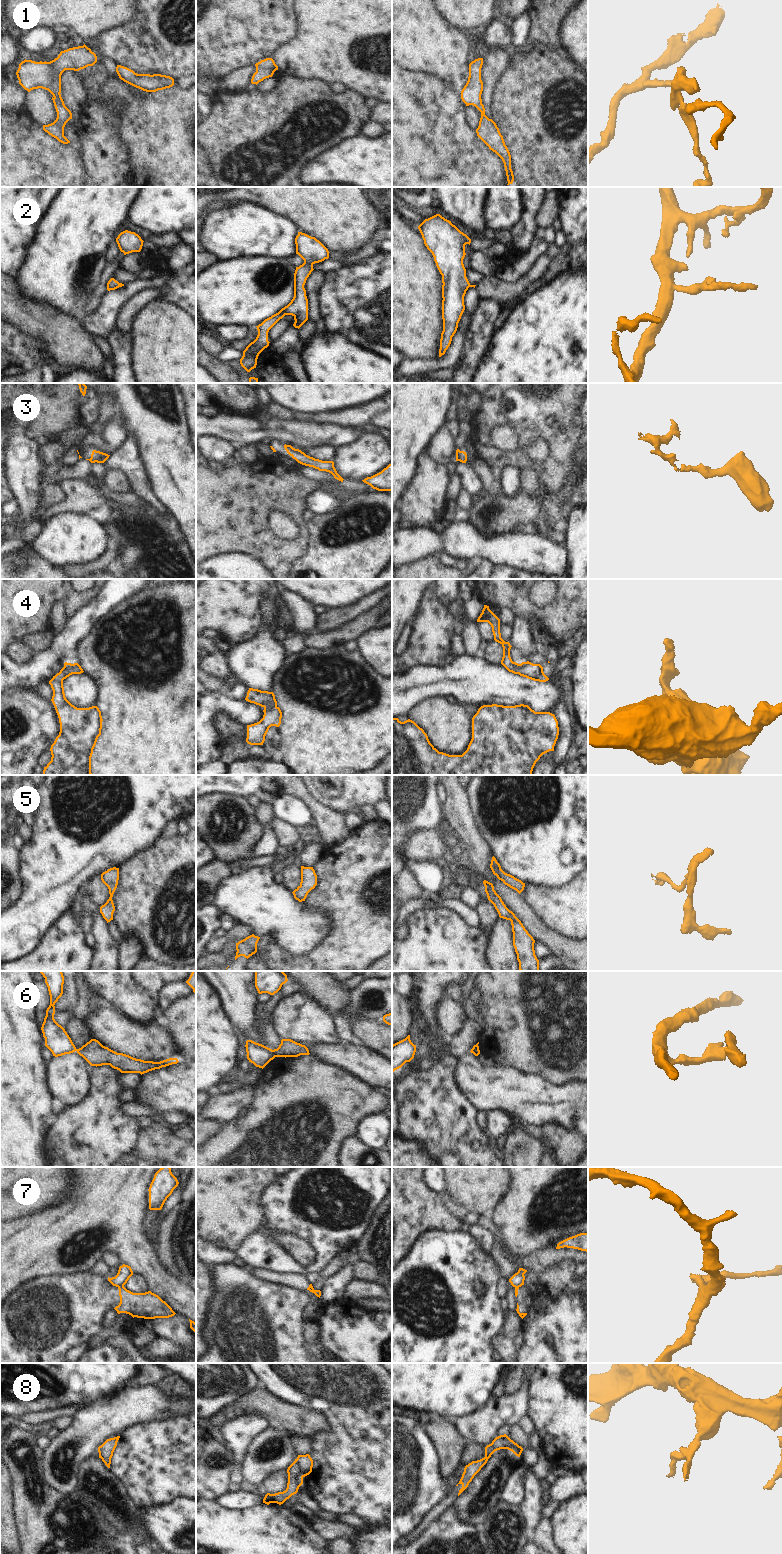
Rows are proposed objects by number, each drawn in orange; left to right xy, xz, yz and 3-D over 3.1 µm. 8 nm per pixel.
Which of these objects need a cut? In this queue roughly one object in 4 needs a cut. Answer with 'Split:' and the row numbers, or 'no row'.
Split: 6, 7, 8

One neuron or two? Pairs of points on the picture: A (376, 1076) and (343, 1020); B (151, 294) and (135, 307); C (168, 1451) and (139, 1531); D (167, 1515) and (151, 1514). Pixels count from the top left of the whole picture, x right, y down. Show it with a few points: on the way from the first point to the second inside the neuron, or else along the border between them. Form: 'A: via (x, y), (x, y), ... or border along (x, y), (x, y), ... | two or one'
A: border along (341, 1040), (347, 1043), (361, 1044) | two
B: via (147, 295), (139, 303) | one
C: border along (128, 1490), (134, 1501), (143, 1509) | two
D: via (163, 1515), (155, 1515) | one

